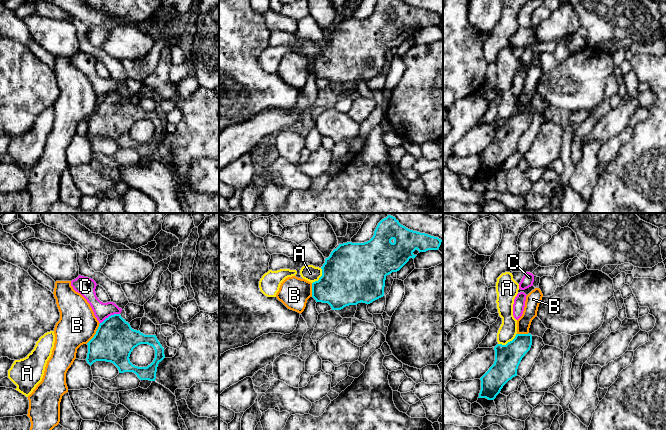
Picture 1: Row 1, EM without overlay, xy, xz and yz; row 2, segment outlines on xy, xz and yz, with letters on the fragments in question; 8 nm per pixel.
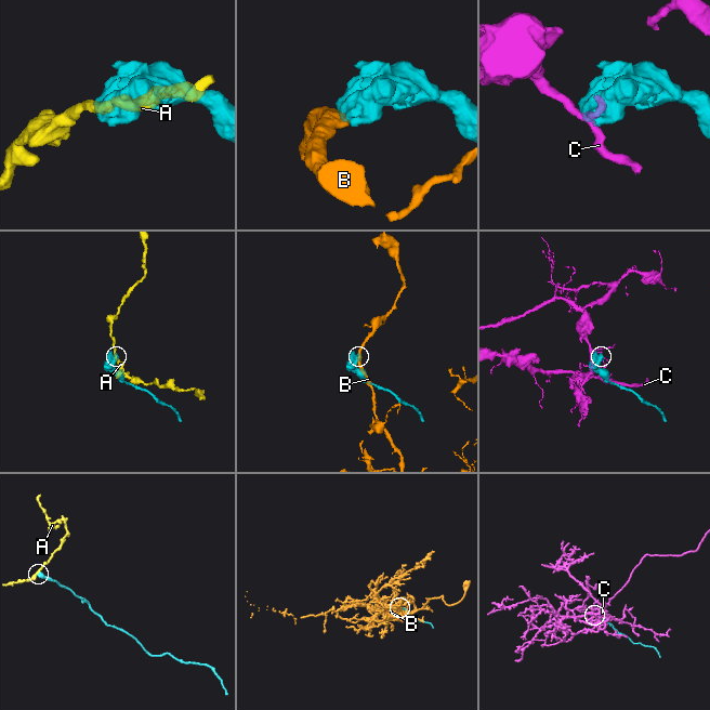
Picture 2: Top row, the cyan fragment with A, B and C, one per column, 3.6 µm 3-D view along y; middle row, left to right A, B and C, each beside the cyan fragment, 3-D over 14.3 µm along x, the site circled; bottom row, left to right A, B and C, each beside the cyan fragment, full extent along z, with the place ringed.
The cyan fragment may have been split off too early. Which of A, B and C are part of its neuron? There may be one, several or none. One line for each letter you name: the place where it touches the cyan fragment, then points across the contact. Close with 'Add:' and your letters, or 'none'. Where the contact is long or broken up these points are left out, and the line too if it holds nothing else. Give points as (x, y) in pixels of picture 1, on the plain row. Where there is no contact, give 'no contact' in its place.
Add: none

